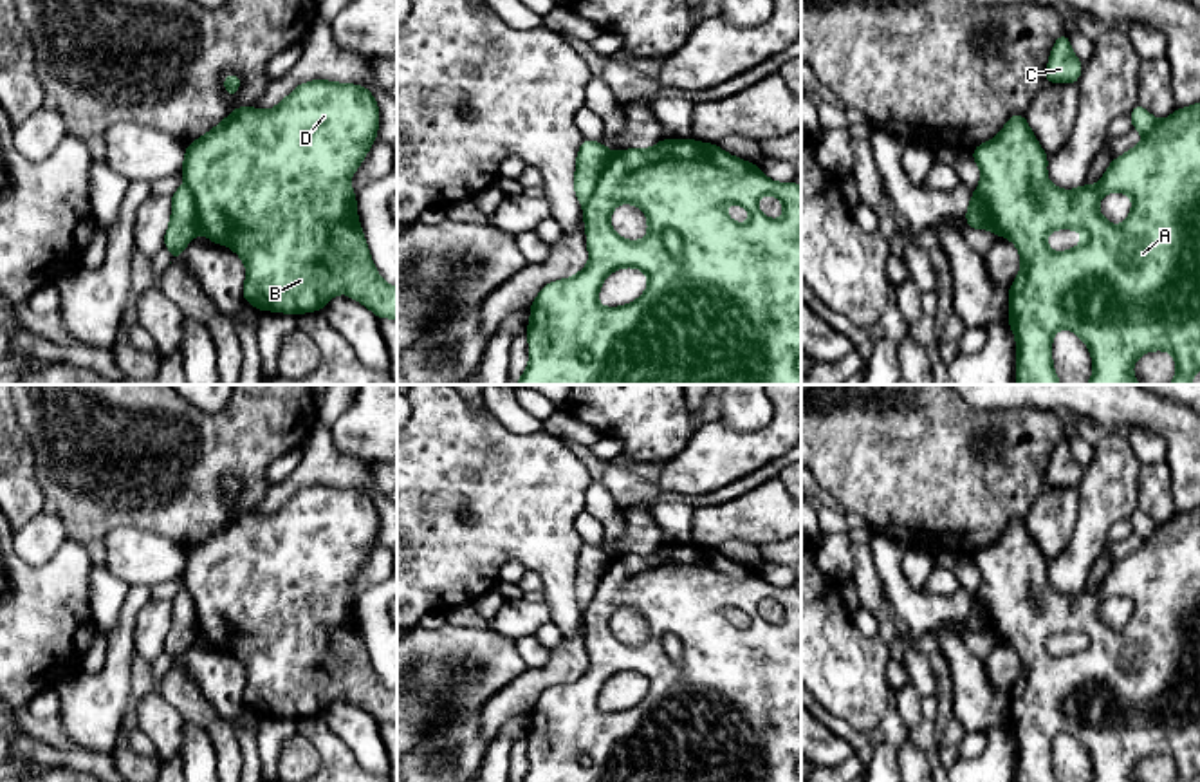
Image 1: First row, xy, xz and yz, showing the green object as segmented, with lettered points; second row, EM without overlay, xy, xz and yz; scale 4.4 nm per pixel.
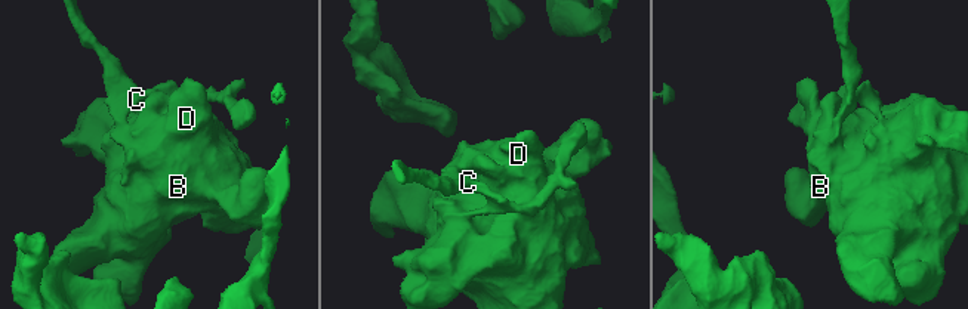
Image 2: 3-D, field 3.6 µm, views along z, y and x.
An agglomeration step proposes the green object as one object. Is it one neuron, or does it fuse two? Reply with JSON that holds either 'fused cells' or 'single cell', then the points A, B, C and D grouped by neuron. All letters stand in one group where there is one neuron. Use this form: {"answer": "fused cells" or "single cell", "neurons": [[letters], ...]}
{"answer": "fused cells", "neurons": [["A", "B", "D"], ["C"]]}

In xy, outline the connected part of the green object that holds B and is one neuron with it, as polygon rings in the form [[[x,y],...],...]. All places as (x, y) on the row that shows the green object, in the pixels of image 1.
[[[314,79],[298,85],[272,110],[240,107],[208,134],[186,144],[180,172],[193,191],[200,233],[209,242],[231,247],[245,264],[244,302],[262,312],[300,316],[323,311],[339,293],[368,307],[377,318],[397,320],[397,287],[377,273],[350,188],[354,172],[375,143],[379,107],[363,85]]]

